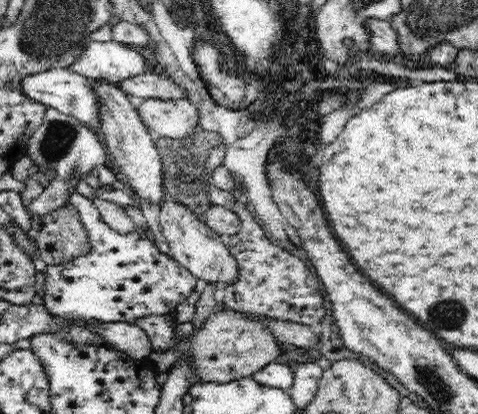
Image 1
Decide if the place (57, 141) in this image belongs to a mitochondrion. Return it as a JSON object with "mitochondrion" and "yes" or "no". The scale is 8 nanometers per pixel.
{"mitochondrion":"yes"}

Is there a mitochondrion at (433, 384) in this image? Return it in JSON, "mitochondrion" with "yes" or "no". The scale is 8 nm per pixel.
{"mitochondrion":"yes"}

